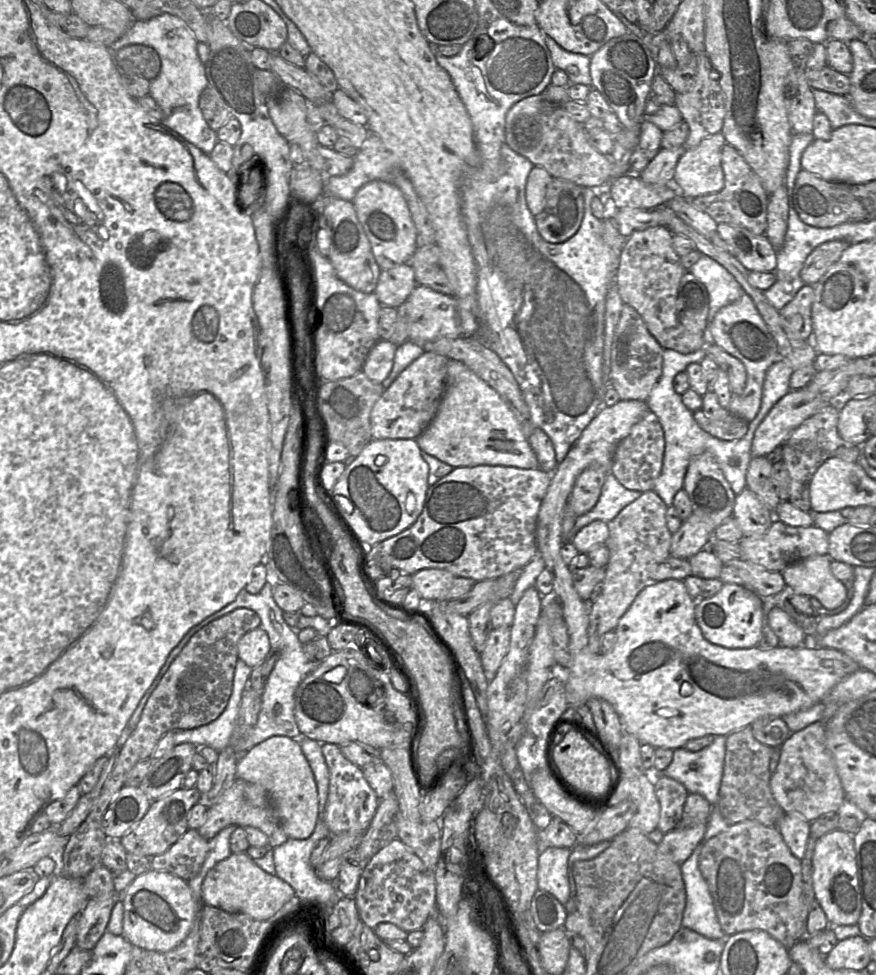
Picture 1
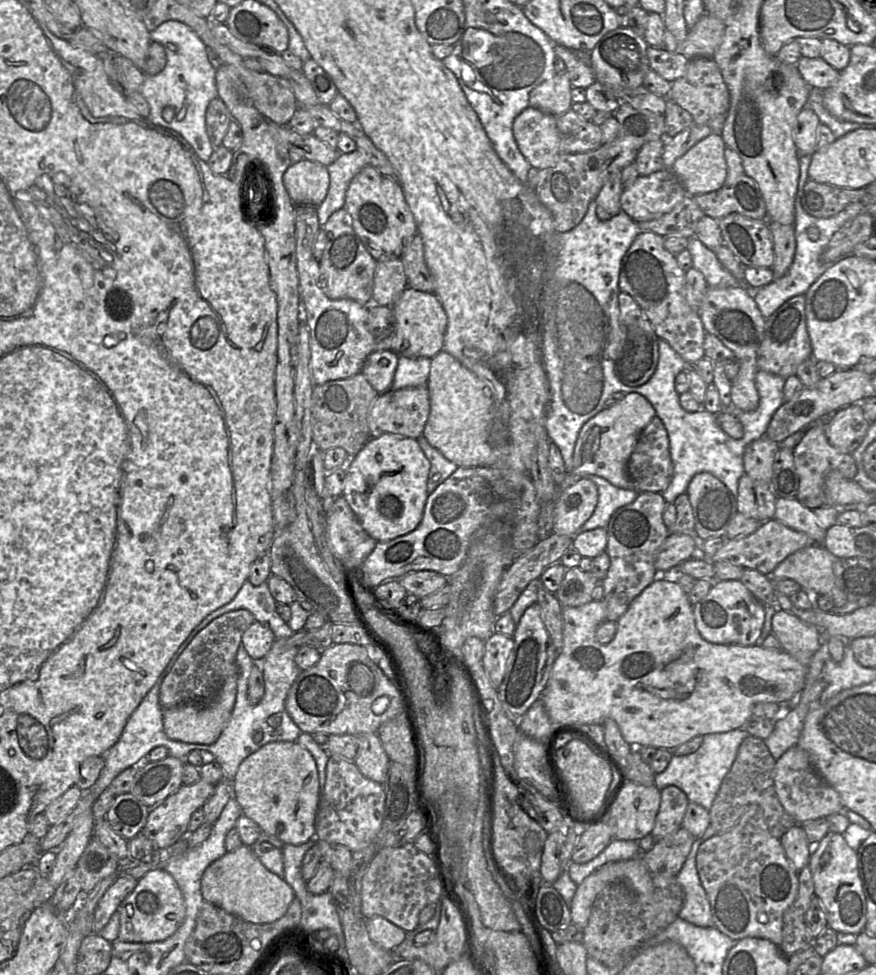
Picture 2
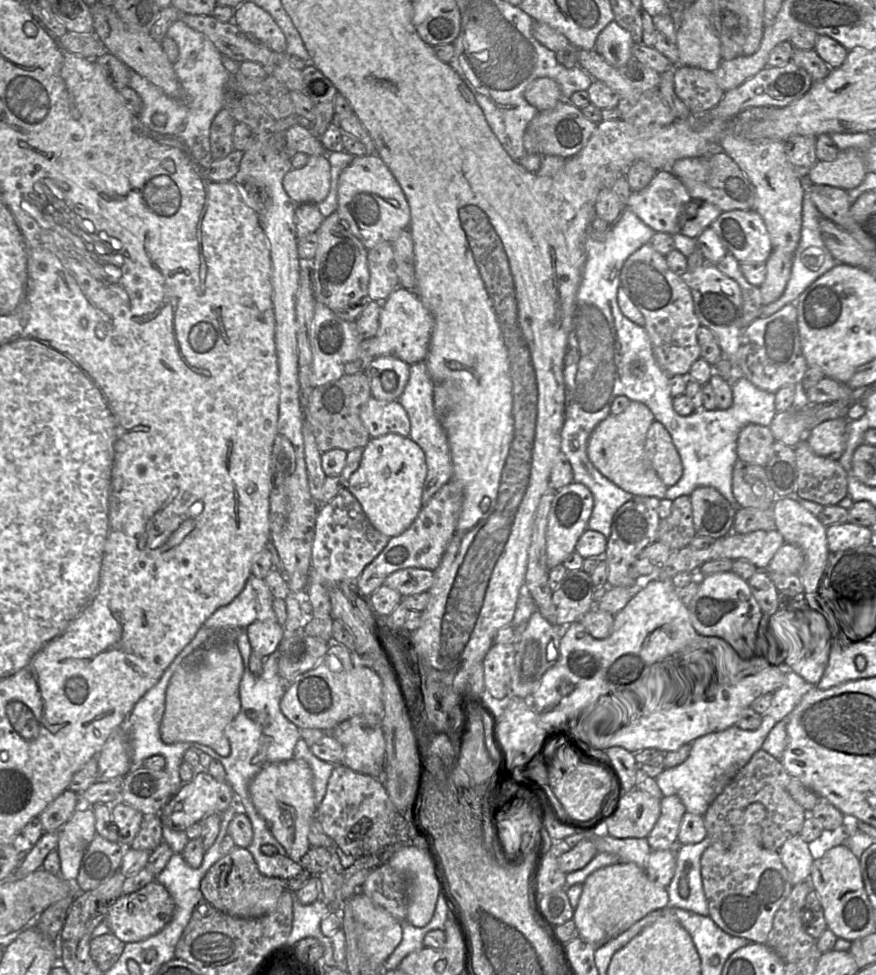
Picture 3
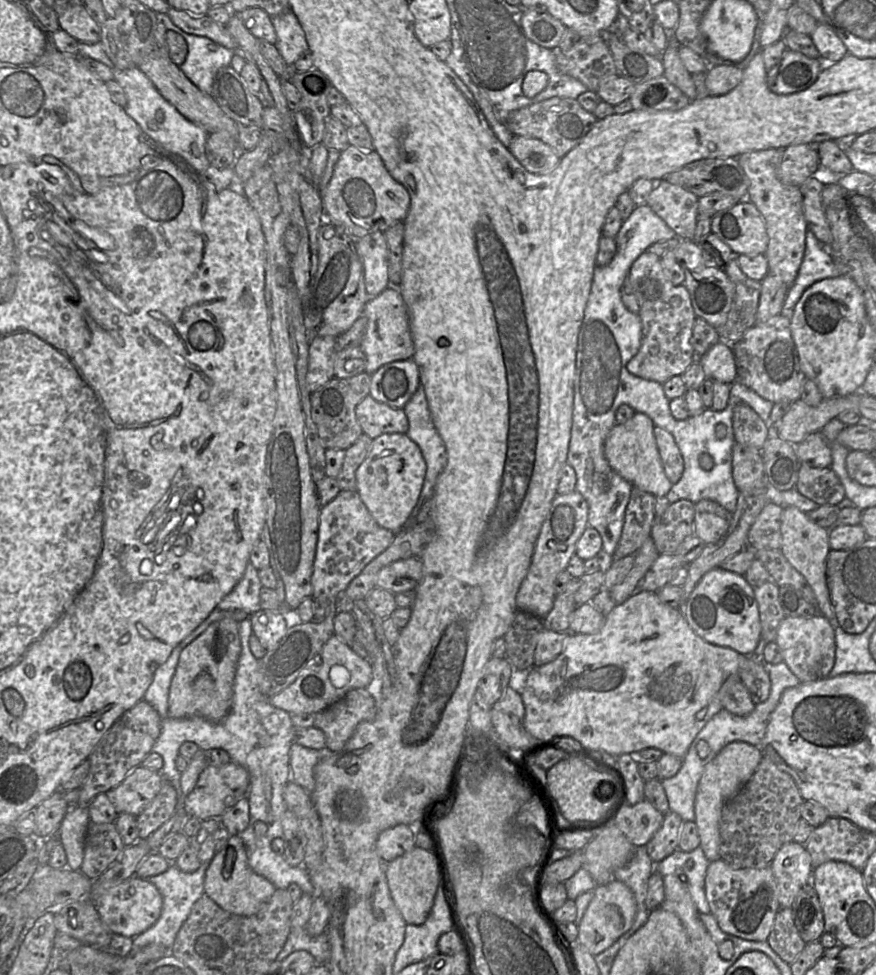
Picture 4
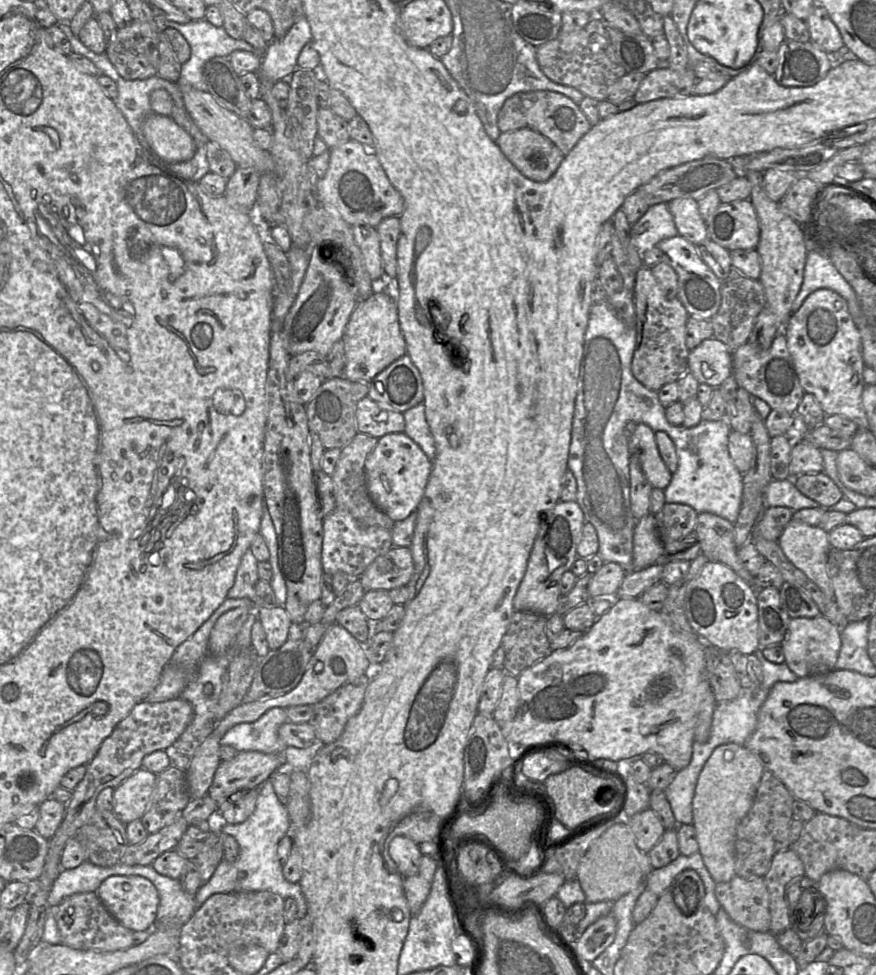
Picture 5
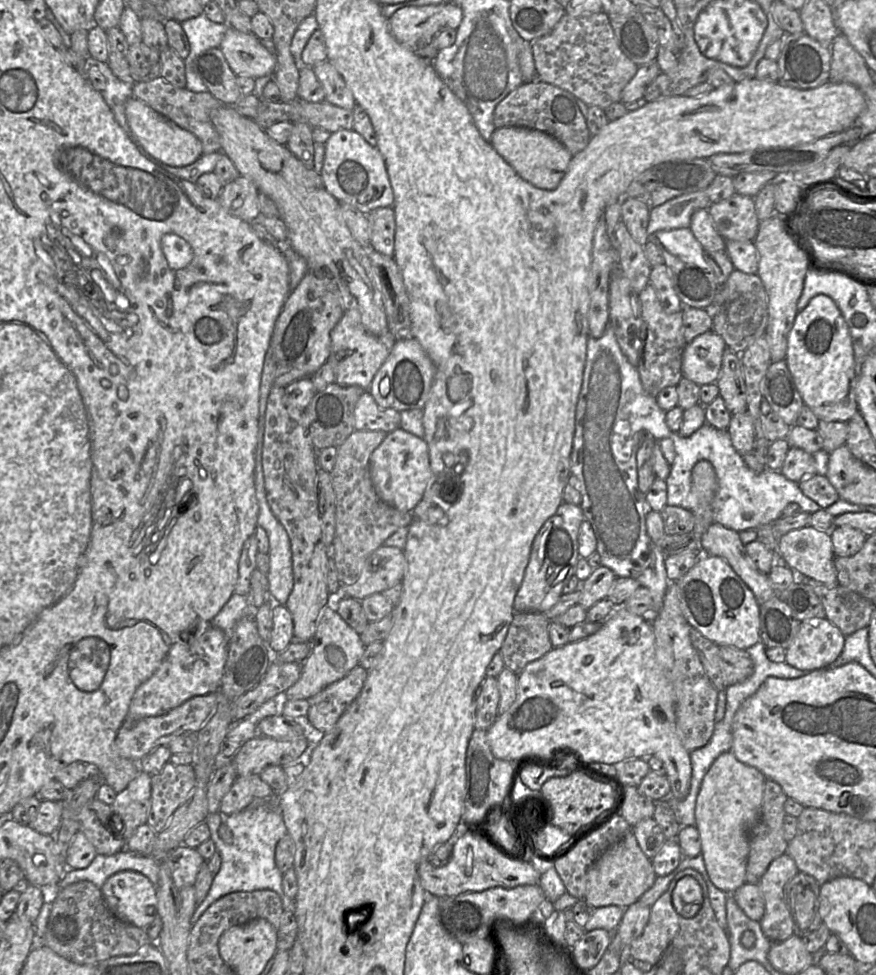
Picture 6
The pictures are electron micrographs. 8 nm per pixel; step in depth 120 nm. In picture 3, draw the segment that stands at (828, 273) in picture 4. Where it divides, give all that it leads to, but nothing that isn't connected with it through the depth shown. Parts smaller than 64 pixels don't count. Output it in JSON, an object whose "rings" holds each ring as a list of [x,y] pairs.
{"rings":[[[809,177],[804,178],[804,188],[805,193],[802,202],[802,228],[801,228],[801,238],[798,247],[794,253],[793,265],[791,269],[790,278],[787,282],[782,296],[773,303],[762,306],[760,317],[770,316],[781,308],[790,303],[795,303],[799,296],[819,277],[824,275],[826,272],[831,270],[838,264],[838,261],[833,257],[833,255],[826,248],[819,227],[819,221],[823,217],[810,197],[810,180]]]}

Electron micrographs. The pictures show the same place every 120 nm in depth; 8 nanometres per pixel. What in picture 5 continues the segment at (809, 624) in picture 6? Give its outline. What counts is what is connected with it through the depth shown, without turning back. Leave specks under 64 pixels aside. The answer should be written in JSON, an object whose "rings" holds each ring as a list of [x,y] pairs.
{"rings":[[[819,615],[816,618],[791,619],[780,644],[785,657],[785,664],[798,678],[820,675],[835,670],[840,648],[840,629],[827,618]]]}

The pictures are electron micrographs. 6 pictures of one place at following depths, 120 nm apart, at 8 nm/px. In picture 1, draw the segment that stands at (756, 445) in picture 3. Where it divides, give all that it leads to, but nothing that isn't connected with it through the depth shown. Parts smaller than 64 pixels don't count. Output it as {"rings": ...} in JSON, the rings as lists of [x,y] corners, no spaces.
{"rings":[[[766,456],[752,457],[747,470],[746,481],[747,487],[774,512],[781,500],[772,483],[772,466],[773,464]]]}

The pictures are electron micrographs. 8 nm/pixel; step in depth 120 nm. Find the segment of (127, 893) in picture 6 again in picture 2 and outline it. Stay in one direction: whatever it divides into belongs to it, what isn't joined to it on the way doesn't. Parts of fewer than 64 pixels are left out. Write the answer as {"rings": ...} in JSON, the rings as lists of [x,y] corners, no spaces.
{"rings":[[[160,866],[150,870],[138,880],[134,890],[122,901],[116,911],[118,911],[120,917],[118,940],[138,943],[167,939],[181,926],[186,915],[184,898],[176,880]]]}

